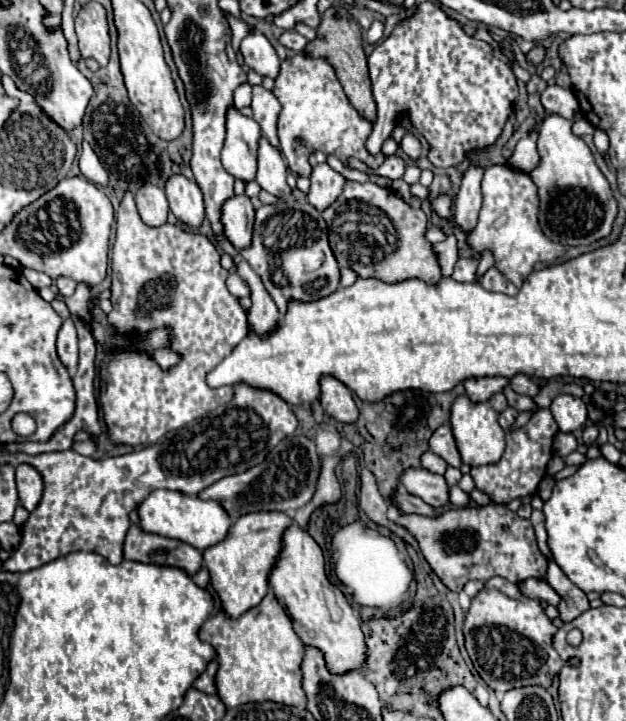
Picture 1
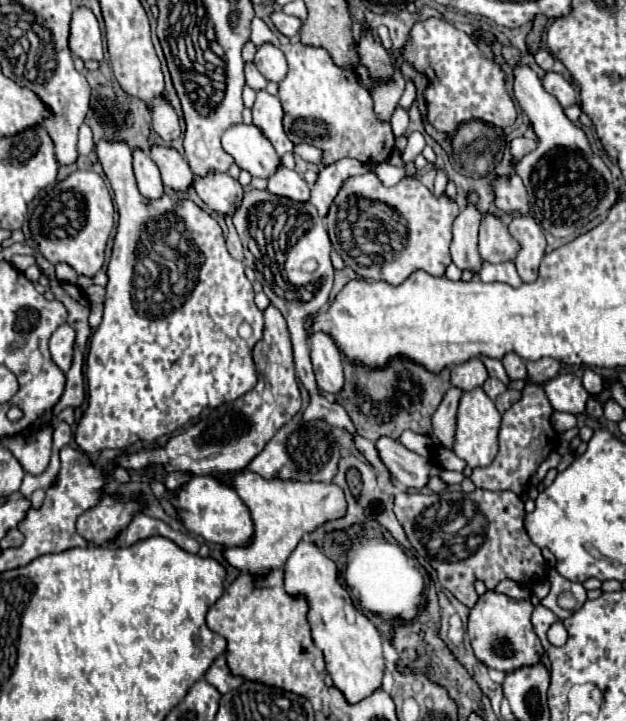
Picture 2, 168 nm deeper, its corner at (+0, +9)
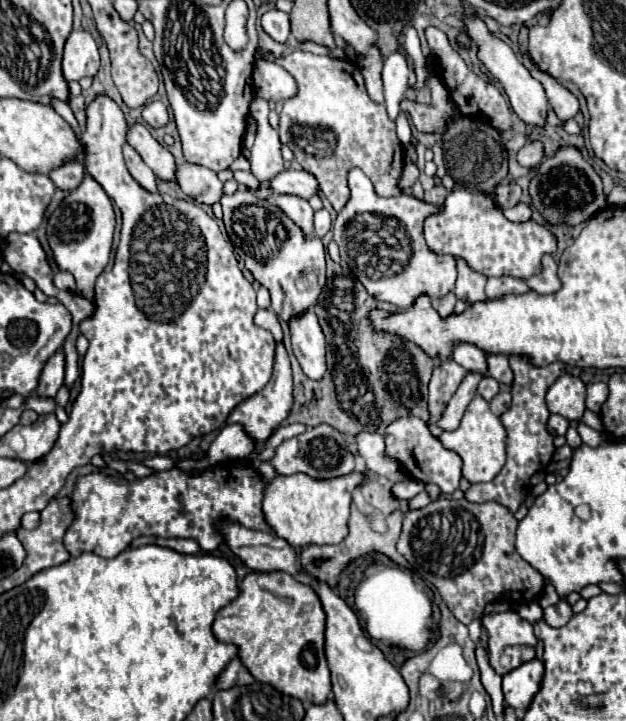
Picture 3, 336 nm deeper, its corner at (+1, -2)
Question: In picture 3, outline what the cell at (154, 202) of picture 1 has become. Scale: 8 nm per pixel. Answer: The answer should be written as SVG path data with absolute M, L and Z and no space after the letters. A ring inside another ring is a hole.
M123 146L123 156L125 156L125 164L129 168L129 174L149 192L157 192L157 184L155 184L155 174L153 170L141 160L141 156L129 146Z

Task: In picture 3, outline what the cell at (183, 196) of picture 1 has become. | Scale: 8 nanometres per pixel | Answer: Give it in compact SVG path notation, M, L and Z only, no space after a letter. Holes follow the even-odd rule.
M143 124L127 126L127 142L141 154L143 162L157 174L161 180L175 180L175 158L161 146Z

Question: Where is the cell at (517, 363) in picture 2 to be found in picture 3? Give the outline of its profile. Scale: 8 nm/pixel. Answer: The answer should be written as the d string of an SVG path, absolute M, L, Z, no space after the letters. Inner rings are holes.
M487 354L487 372L489 372L489 376L493 376L497 382L501 382L505 386L511 386L511 382L513 382L513 372L509 368L507 356L501 356L501 354L489 356Z

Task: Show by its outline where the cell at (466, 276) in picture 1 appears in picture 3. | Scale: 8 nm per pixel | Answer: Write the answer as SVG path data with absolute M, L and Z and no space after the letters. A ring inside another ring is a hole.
M467 188L447 194L441 210L425 218L423 234L429 250L431 242L435 242L435 254L451 254L465 260L475 272L495 278L513 276L527 280L541 272L541 258L557 250L557 238L549 228L535 220L511 222L489 194L473 194Z

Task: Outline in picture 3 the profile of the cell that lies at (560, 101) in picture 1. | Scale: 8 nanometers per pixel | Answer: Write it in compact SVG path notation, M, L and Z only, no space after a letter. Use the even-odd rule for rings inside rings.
M533 68L531 70L531 76L537 78L545 92L547 92L547 98L549 98L549 104L553 106L555 114L561 118L561 120L569 120L569 118L575 118L575 114L579 112L579 100L565 88L561 86L555 78L551 78L549 74L541 72L539 68Z

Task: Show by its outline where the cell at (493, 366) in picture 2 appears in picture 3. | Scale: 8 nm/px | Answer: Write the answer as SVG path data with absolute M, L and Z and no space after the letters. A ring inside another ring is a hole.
M457 342L453 348L453 360L463 366L465 370L475 370L485 374L487 372L487 364L485 364L485 352L479 350L475 344L465 344L465 342Z

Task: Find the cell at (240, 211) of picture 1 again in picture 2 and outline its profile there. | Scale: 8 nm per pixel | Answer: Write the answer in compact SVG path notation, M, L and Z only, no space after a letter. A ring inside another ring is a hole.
M208 173L206 177L194 179L194 191L208 209L218 213L222 219L232 217L244 197L244 187L228 173Z

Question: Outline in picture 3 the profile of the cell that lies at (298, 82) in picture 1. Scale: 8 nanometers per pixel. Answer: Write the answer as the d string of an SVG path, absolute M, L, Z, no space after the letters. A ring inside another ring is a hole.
M295 50L287 56L279 56L275 58L275 62L281 64L299 84L297 96L283 102L283 110L279 114L279 138L283 144L287 144L293 150L297 162L307 172L317 176L321 184L321 194L331 202L331 206L339 212L347 204L349 200L347 172L351 168L361 168L371 178L377 196L383 198L399 196L403 192L399 188L401 170L403 170L403 146L395 134L395 122L389 120L385 106L375 104L365 92L359 66L353 62L345 62L331 56L317 56L303 50Z

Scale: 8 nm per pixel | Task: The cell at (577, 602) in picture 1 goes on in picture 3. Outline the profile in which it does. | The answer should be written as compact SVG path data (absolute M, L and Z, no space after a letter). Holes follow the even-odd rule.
M561 600L559 604L553 604L553 606L549 606L549 608L545 608L545 622L547 622L549 626L553 626L553 628L565 626L571 616L573 616L571 606L569 606L565 600Z

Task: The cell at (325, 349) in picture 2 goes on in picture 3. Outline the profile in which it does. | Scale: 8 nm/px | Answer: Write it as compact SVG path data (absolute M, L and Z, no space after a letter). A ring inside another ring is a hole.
M313 308L305 310L301 316L293 316L293 320L289 320L289 330L291 330L293 354L299 360L303 372L309 378L319 380L327 370L325 336L321 332Z

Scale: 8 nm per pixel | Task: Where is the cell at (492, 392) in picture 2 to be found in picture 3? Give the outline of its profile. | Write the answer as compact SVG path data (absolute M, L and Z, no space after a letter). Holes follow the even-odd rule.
M483 376L481 384L479 384L479 394L489 402L497 392L499 392L499 382L491 376Z

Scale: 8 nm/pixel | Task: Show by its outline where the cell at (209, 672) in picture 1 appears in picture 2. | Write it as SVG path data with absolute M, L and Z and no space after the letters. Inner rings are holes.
M220 655L220 657L210 665L210 669L206 671L206 677L204 677L204 679L206 679L210 685L214 685L220 693L228 693L230 689L236 689L236 687L244 681L242 677L230 675L224 655Z

